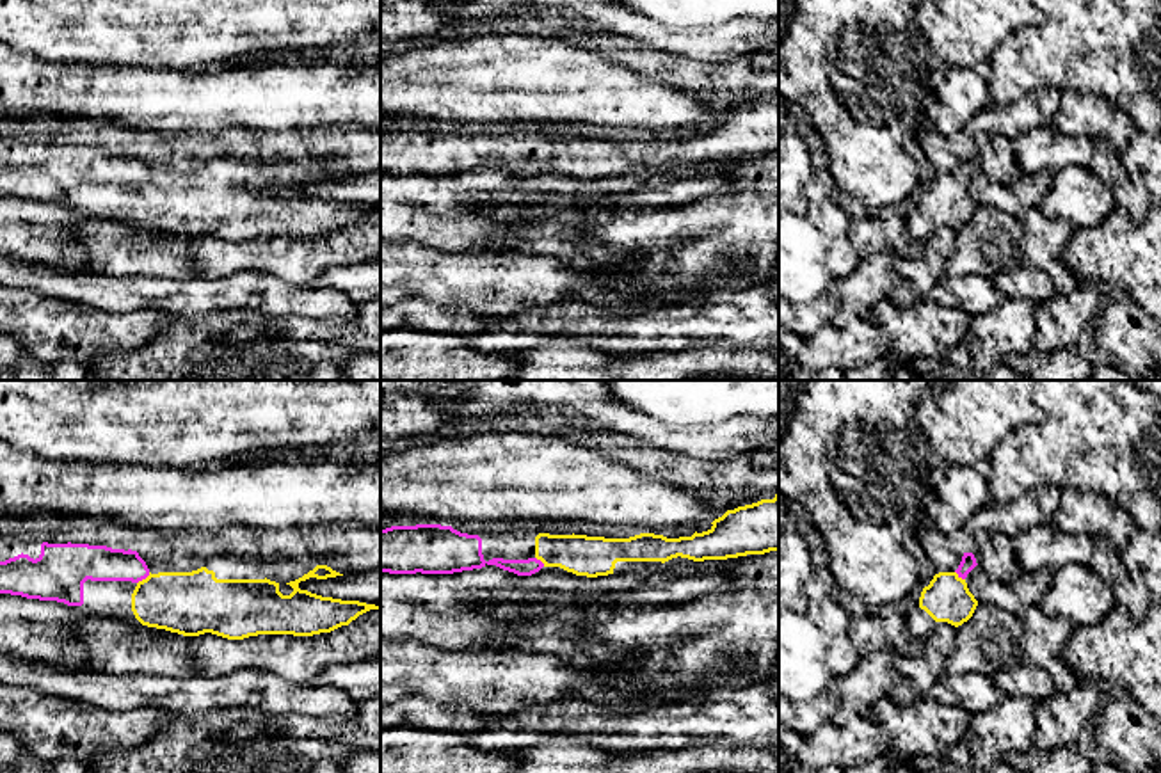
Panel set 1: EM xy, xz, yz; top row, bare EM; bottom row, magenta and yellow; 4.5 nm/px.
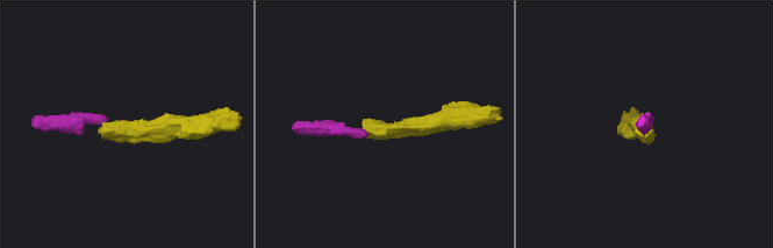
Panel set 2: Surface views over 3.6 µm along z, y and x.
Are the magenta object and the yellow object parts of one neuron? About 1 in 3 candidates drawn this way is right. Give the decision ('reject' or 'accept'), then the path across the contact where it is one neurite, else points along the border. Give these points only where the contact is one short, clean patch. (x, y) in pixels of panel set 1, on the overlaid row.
accept; way xy (91, 562), (128, 565), (143, 578), (166, 601), (187, 603)

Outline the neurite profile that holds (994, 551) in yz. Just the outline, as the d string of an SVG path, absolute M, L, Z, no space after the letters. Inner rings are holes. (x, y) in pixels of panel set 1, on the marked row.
M976 531L969 537L969 547L976 558L976 563L992 578L1005 585L1022 574L1017 562L1013 538L1005 533Z

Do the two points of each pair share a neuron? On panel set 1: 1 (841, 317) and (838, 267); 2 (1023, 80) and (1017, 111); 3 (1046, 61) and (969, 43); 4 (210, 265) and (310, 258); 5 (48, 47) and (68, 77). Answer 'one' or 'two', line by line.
1: two
2: two
3: two
4: one
5: two

